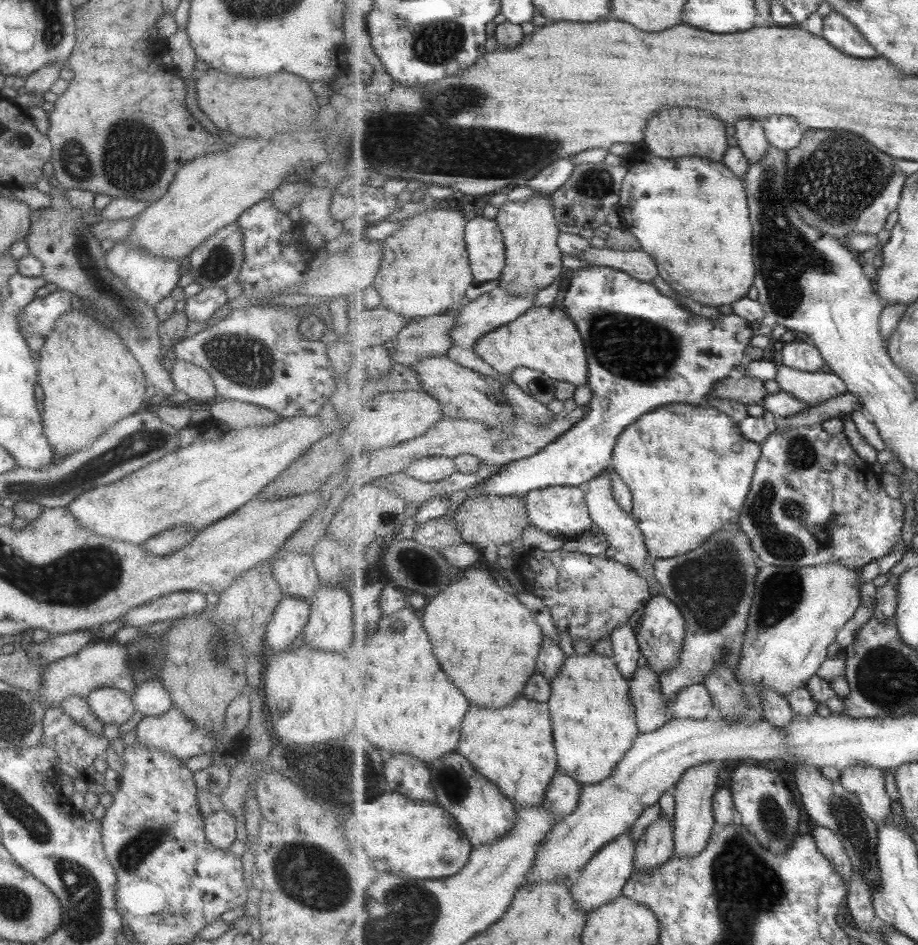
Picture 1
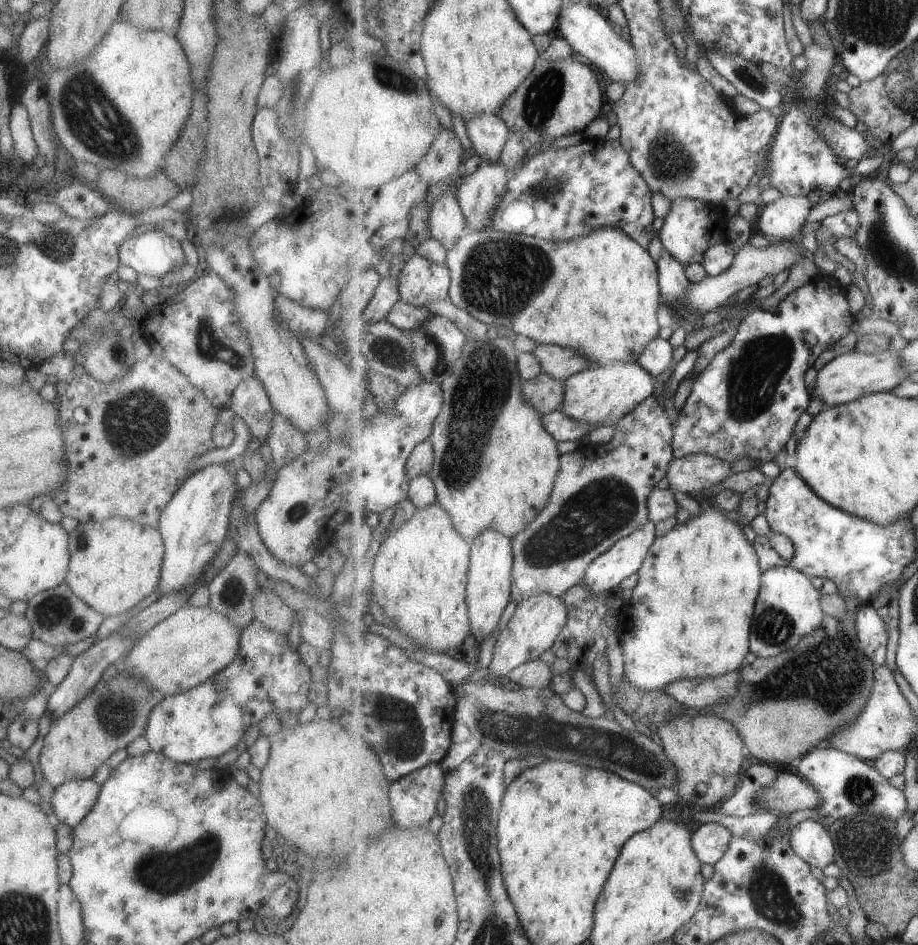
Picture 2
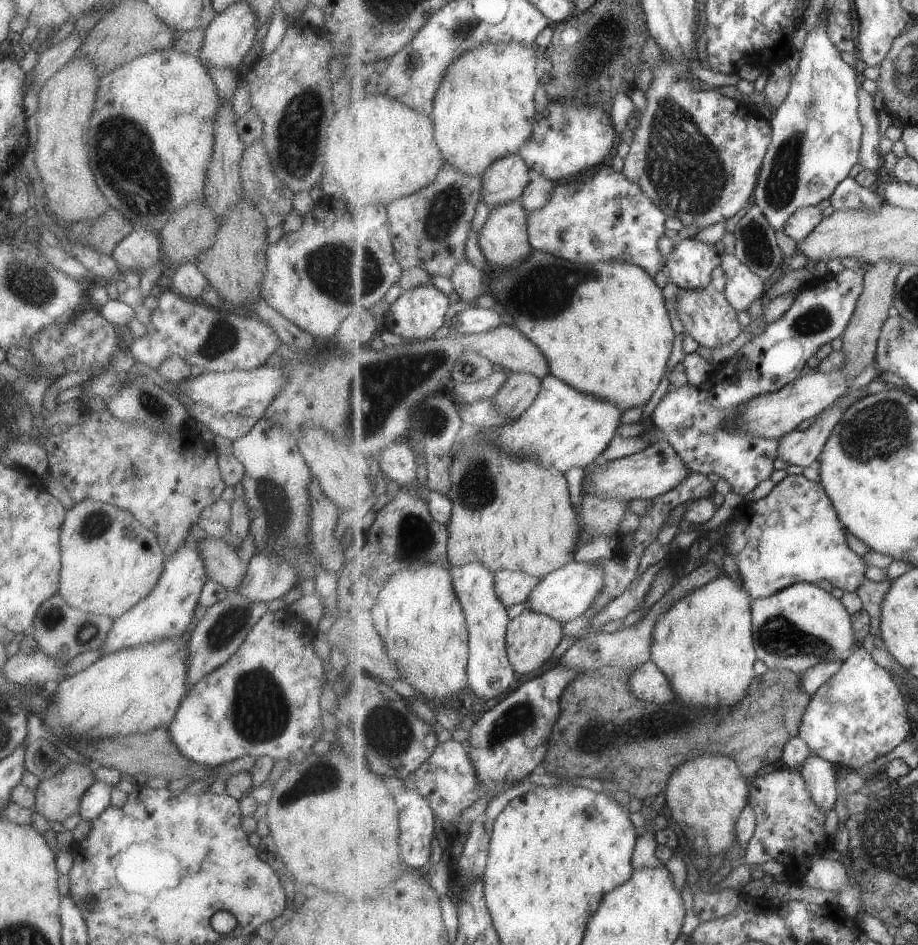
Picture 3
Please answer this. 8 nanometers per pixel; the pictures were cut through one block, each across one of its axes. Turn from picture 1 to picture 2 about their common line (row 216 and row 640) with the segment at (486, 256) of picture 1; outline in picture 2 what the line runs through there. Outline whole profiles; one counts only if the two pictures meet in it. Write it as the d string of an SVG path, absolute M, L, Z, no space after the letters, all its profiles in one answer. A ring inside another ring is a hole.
M486 530L472 543L468 570L467 602L472 624L471 635L479 642L491 636L512 600L512 570L514 565L513 539L494 530Z

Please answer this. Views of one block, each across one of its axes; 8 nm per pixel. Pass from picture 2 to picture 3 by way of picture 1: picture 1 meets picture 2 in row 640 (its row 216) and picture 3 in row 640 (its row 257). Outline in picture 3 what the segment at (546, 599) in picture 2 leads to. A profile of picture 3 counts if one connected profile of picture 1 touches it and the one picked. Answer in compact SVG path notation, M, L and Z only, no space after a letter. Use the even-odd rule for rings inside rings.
M525 608L522 613L512 618L509 621L506 643L509 658L516 673L519 676L525 675L549 662L553 656L553 650L561 644L563 636L563 623L546 614Z

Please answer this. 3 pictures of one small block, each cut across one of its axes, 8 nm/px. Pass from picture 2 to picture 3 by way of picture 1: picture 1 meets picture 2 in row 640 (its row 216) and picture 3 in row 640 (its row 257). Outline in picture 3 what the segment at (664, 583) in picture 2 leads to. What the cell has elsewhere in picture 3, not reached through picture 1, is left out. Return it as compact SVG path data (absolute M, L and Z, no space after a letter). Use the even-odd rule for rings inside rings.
M729 576L717 578L683 596L665 610L653 632L651 661L671 682L675 698L695 706L728 708L741 702L752 685L755 636L752 596Z

